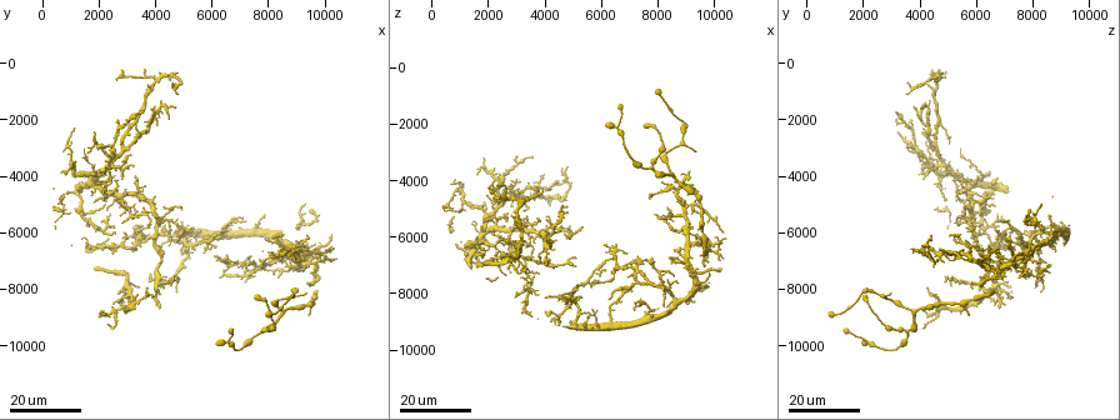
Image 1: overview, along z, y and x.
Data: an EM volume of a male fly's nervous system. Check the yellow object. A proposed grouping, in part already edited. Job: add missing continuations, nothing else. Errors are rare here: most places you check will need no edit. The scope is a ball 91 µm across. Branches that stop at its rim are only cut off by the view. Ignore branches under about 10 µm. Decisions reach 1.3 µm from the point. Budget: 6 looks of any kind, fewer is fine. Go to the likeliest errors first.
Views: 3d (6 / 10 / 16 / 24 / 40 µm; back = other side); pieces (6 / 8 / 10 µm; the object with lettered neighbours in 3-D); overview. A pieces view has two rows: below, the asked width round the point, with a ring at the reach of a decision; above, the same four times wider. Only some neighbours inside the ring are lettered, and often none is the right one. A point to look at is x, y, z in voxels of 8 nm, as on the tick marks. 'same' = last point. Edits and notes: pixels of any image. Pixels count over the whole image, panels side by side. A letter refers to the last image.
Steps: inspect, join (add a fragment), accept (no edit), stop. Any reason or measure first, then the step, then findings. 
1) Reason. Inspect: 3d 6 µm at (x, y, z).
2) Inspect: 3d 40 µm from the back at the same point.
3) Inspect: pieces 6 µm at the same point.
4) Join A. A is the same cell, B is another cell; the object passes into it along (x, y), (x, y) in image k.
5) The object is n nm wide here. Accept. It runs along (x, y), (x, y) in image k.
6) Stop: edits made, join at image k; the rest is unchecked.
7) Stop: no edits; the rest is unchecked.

Free end. Inspect: 3d 16 µm at (7000, 5500, 7900).

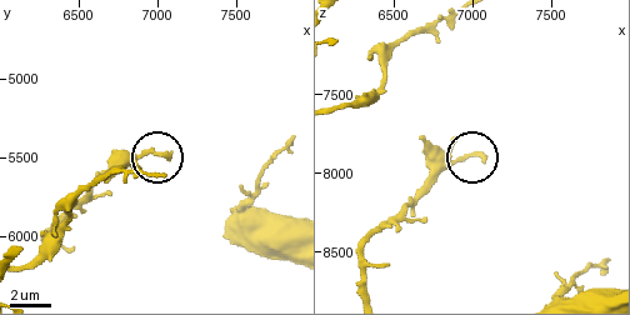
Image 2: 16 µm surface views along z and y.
Inspect: pieces 10 µm at (7060, 5520, 7920).

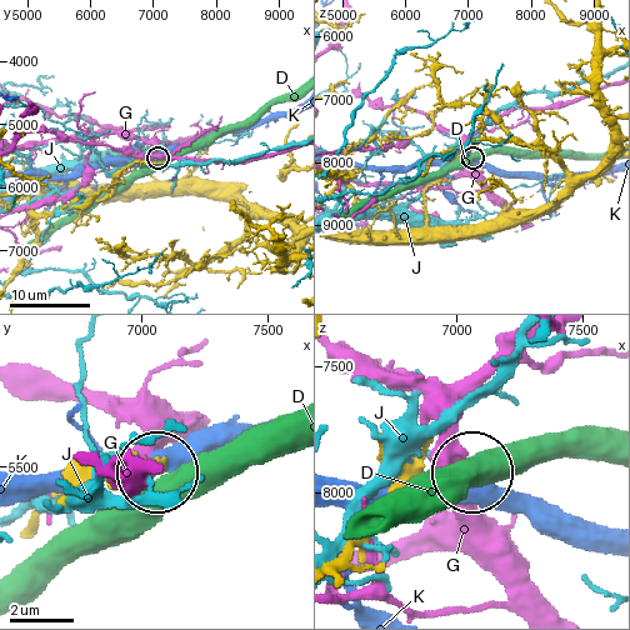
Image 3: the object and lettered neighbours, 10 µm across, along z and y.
Accept. D, G, J and K are other cells; no lettered fragment goes on from it.

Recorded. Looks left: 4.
An open end. Inspect: 3d 24 µm at (2200, 4900, 4900).

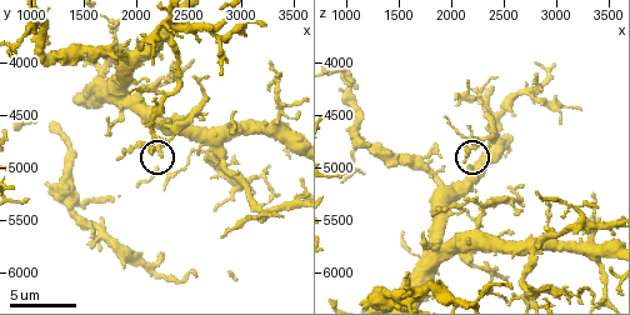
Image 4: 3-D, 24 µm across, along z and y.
Inspect: pieces 8 µm at (2140, 4860, 4860).

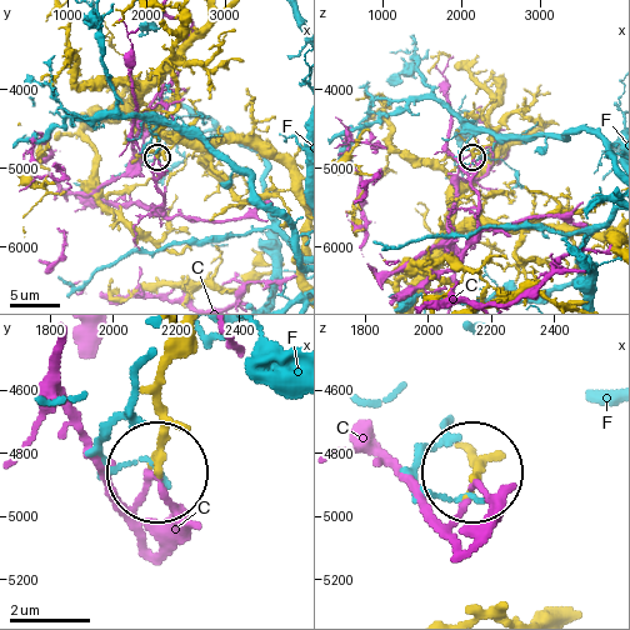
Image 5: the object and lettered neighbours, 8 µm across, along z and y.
Accept. C and F are other cells; it runs along (193, 335), (163, 385), (153, 473) in image 5; none of them fits.

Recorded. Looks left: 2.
Stop: no edits; the rest is unchecked.

